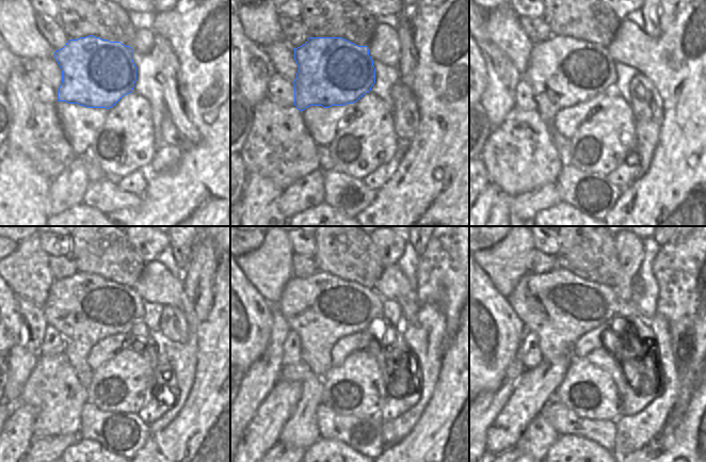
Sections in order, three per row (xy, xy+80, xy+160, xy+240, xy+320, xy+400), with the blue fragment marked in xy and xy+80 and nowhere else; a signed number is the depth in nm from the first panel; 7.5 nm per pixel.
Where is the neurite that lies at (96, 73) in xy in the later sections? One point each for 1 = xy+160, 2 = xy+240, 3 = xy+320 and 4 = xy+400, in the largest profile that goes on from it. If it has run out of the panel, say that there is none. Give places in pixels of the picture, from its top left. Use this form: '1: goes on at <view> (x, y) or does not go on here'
1: goes on at xy+160 (562, 72)
2: goes on at xy+240 (85, 308)
3: goes on at xy+320 (322, 308)
4: goes on at xy+400 (559, 306)

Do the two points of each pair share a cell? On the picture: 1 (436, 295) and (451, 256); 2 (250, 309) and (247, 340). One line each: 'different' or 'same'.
1: same
2: same

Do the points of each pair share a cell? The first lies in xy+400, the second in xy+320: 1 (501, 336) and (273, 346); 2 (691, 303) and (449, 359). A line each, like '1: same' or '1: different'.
1: different
2: different

